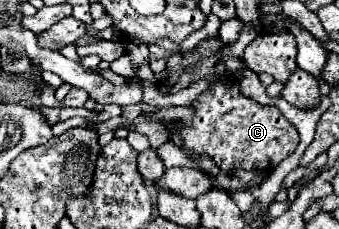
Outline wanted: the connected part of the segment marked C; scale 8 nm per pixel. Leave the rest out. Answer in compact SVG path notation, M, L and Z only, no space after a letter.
M217 80L209 88L209 92L205 92L203 96L197 98L195 108L197 108L197 112L195 112L195 118L193 118L193 126L183 126L185 148L189 148L193 152L207 152L217 162L217 166L225 172L229 172L233 166L245 168L245 170L257 170L257 172L267 170L269 172L281 160L285 160L289 154L293 154L297 144L299 144L299 134L297 134L295 126L283 118L279 108L277 106L263 106L263 104L243 96L239 92L239 84L235 80L229 80L229 82L219 82Z

